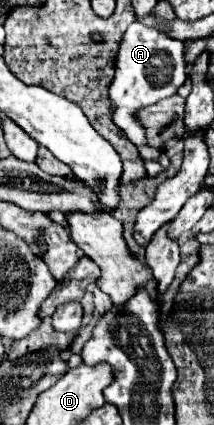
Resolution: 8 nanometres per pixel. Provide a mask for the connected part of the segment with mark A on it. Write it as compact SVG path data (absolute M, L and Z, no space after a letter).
M133 22L119 42L119 50L115 54L115 74L109 86L109 98L111 104L115 106L113 110L115 126L121 128L135 146L147 144L145 130L139 126L135 112L139 108L151 106L163 98L177 94L177 90L187 80L187 64L183 60L183 48L185 42L173 40L165 36L161 30L149 28L141 22Z

